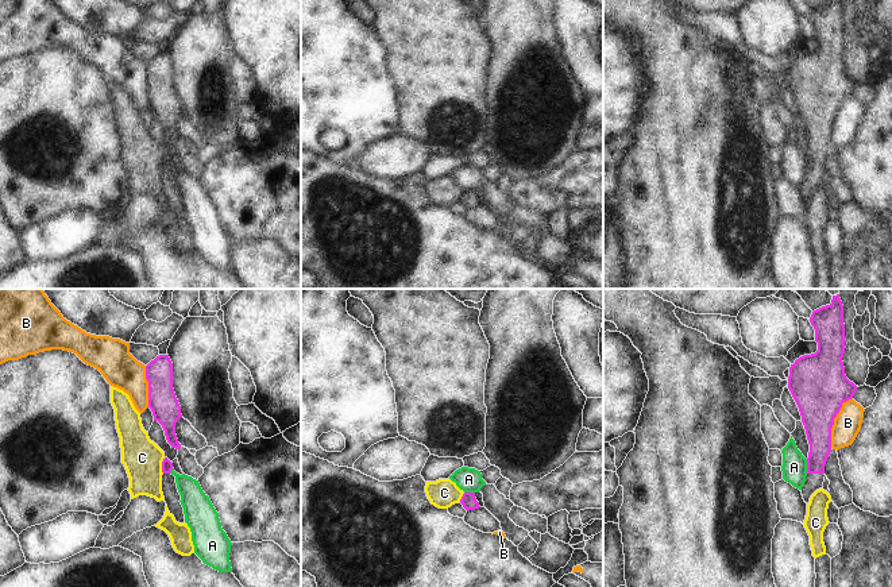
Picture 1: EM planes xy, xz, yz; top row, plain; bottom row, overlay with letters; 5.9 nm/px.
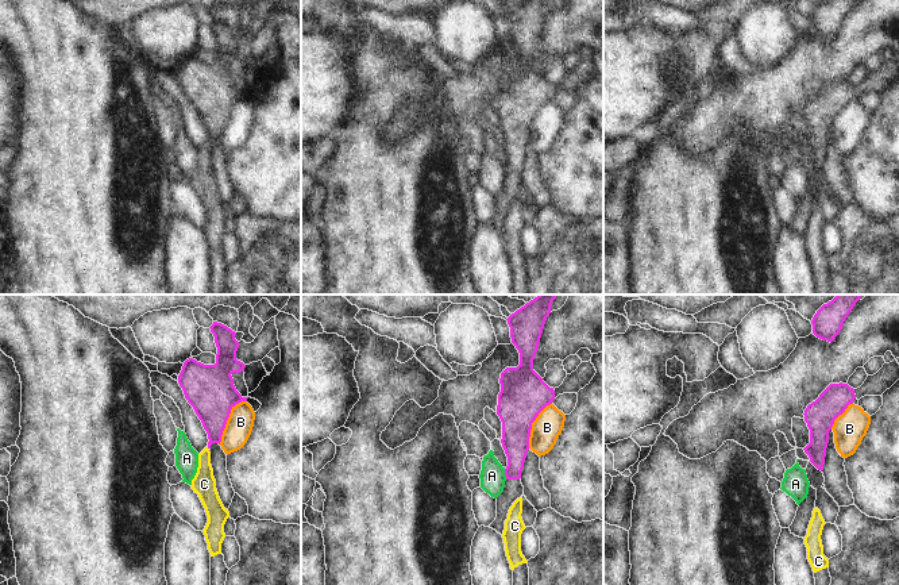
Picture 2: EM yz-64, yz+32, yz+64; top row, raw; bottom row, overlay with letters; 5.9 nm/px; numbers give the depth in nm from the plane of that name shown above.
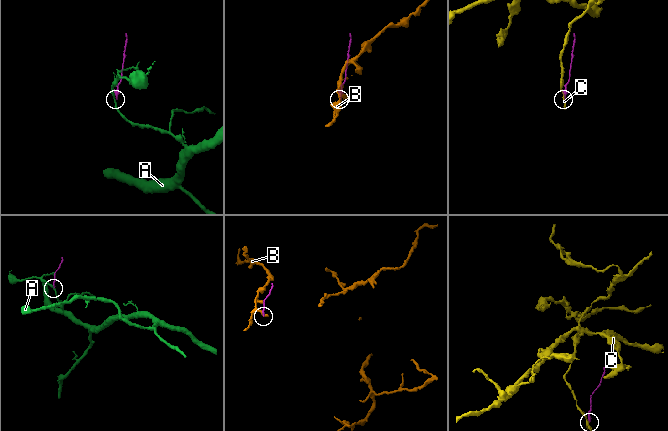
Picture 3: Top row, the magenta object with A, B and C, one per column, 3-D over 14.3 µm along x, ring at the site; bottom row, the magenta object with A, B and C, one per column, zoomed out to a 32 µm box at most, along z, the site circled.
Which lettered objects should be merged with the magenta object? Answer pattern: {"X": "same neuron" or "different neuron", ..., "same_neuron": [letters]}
{"A": "different neuron", "B": "different neuron", "C": "different neuron", "same_neuron": []}

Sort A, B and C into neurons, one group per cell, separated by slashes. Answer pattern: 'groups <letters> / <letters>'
groups A / B / C

